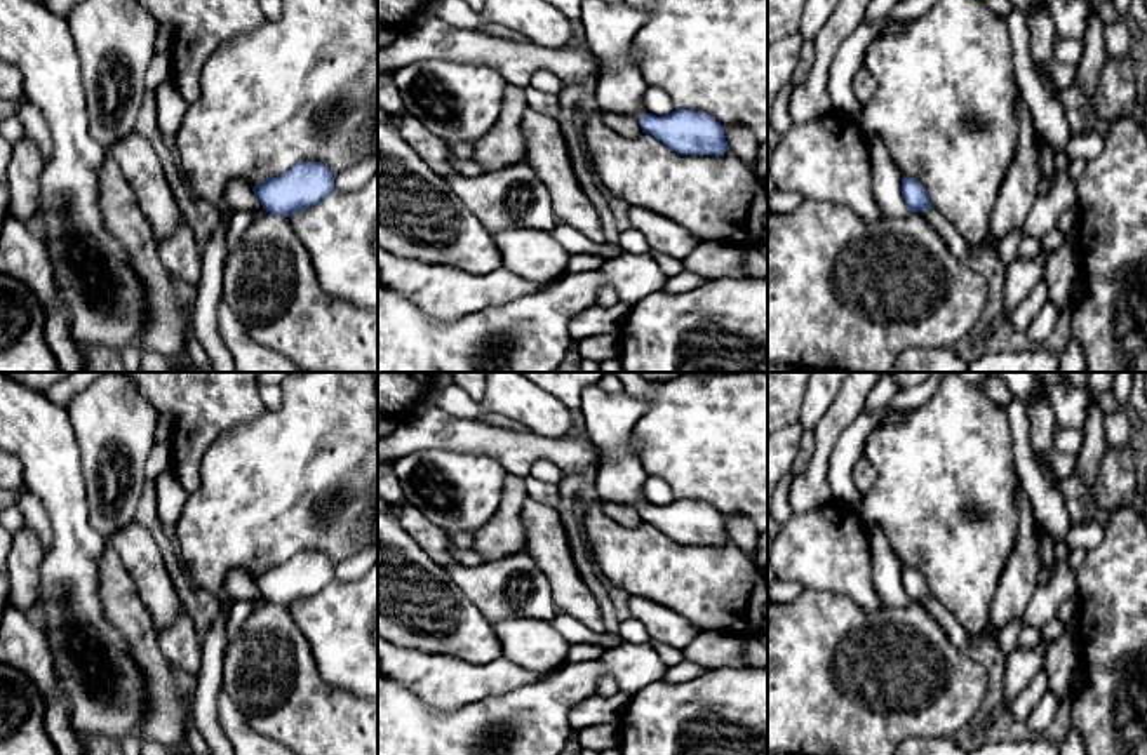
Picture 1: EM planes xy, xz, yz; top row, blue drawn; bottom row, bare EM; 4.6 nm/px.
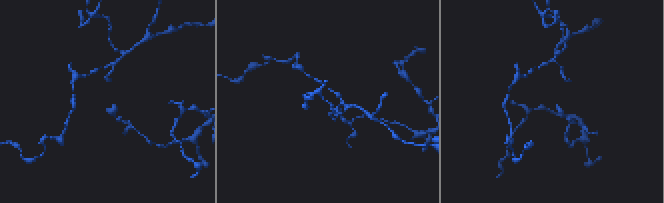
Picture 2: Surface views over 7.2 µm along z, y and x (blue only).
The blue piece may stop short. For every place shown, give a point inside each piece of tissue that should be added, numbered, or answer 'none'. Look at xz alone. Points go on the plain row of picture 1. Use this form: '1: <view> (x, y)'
1: xz (610, 418)

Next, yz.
none

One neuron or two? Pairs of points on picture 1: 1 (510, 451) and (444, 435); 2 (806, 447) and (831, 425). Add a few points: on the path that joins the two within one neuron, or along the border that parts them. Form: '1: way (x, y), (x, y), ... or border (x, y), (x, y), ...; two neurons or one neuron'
1: way (495, 440), (460, 435); one neuron
2: border (813, 430), (813, 456), (810, 465), (796, 475); two neurons

